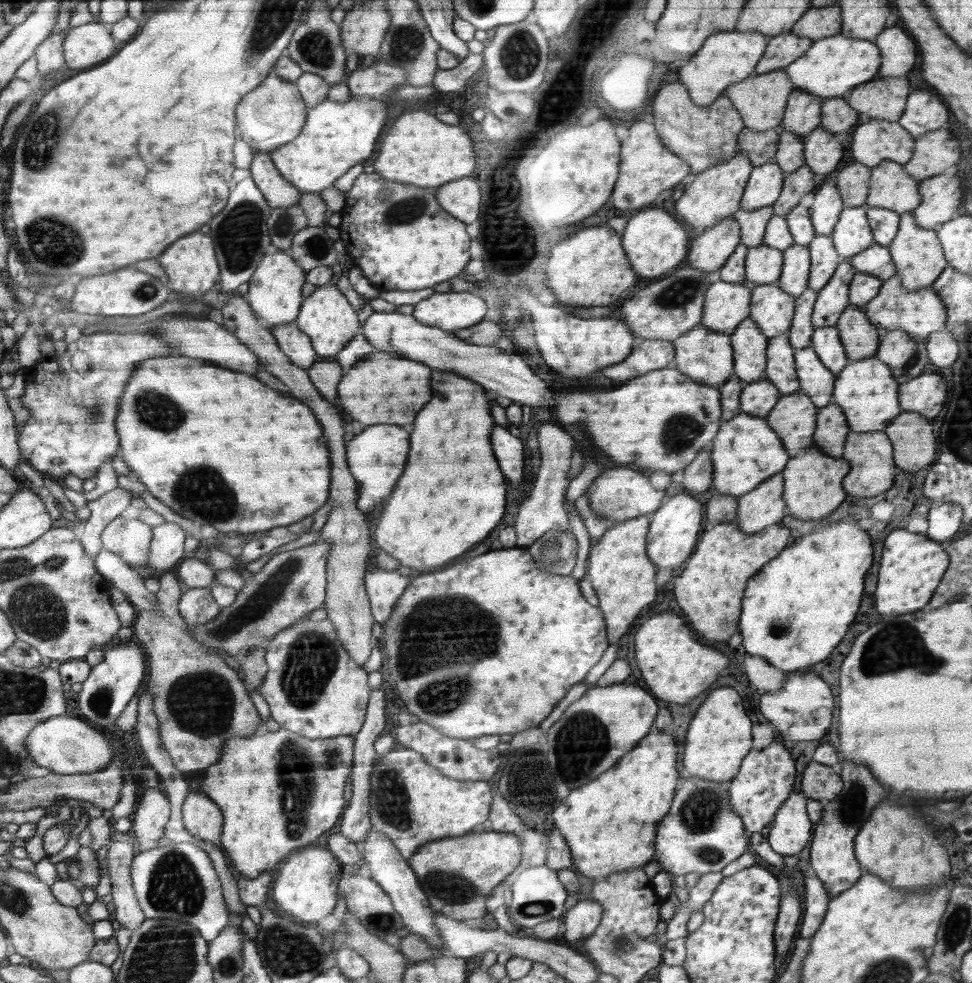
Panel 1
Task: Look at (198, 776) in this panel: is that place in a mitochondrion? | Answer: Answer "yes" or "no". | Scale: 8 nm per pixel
no

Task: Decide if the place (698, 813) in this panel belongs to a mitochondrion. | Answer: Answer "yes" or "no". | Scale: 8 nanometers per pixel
yes

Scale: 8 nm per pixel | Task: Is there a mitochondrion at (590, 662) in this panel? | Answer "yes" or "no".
no

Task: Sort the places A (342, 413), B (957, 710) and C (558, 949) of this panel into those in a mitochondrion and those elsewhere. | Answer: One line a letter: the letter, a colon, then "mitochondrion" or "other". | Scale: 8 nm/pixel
A: other
B: other
C: other

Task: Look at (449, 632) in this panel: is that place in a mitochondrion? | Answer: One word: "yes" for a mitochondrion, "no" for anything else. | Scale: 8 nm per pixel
yes

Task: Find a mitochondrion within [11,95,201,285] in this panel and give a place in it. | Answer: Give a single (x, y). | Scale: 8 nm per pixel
(63, 251)

